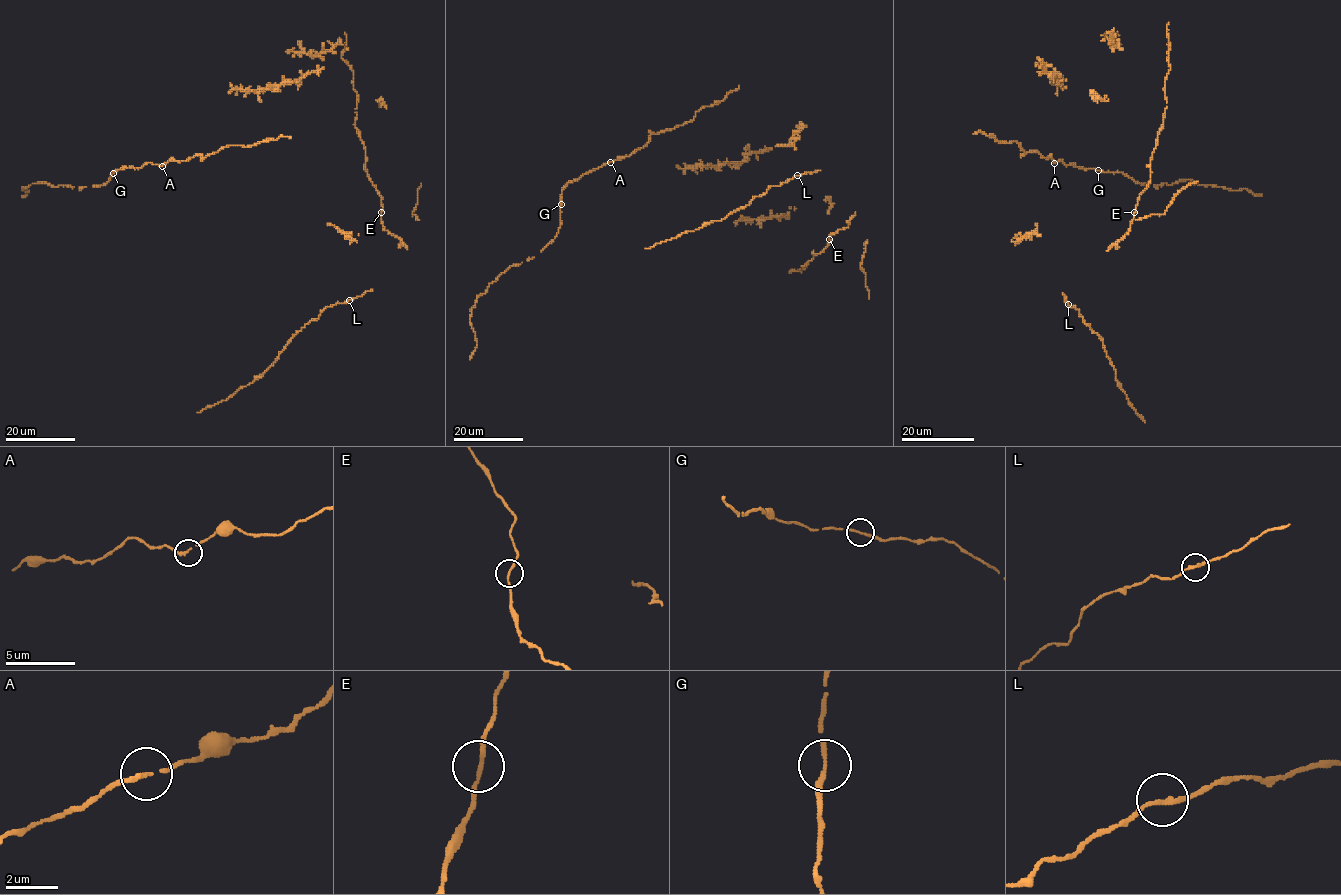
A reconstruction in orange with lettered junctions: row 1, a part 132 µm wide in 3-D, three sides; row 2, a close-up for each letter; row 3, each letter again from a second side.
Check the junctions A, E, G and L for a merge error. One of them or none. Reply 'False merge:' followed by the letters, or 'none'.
False merge: none

